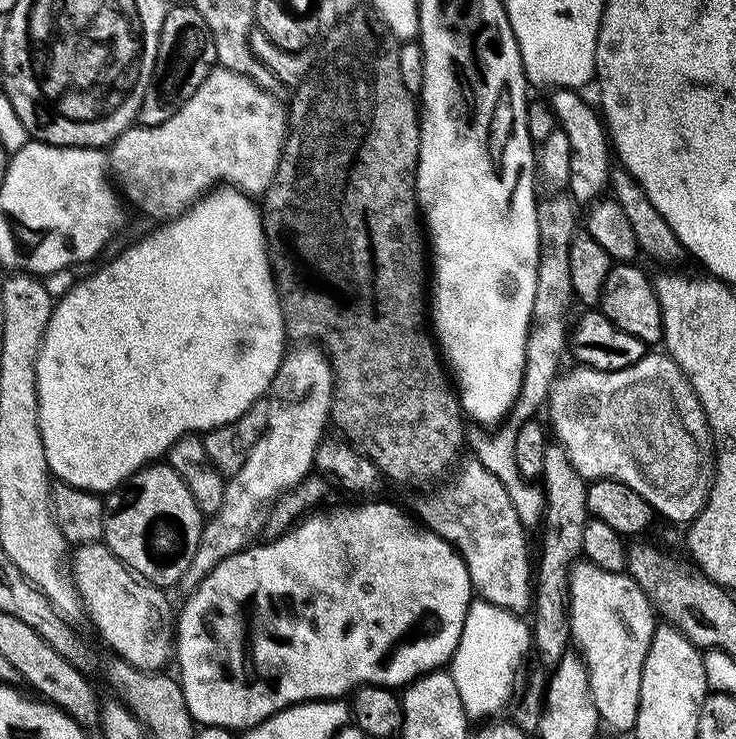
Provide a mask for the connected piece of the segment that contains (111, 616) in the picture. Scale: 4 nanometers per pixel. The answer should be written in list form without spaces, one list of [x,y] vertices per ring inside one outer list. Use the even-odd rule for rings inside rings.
[[[103,542],[79,545],[71,553],[70,571],[83,611],[119,659],[144,672],[169,667],[174,656],[174,620],[168,617],[165,589],[139,579]]]

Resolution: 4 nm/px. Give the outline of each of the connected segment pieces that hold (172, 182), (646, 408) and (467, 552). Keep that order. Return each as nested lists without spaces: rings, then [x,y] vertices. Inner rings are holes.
[[[219,66],[213,68],[190,102],[186,102],[174,118],[162,122],[162,126],[133,126],[112,141],[110,172],[115,187],[129,205],[132,203],[138,211],[153,216],[156,222],[176,219],[200,197],[207,196],[220,185],[238,188],[244,195],[253,198],[263,197],[278,170],[278,162],[284,152],[284,138],[288,134],[285,105],[280,105],[272,96],[275,95],[261,88],[249,76]]]
[[[656,350],[649,351],[634,366],[626,366],[622,370],[613,372],[603,372],[597,368],[586,368],[583,366],[572,366],[572,369],[561,371],[552,383],[552,389],[548,395],[546,413],[548,412],[547,423],[550,425],[550,432],[553,437],[564,447],[574,470],[584,477],[585,481],[594,480],[617,480],[630,490],[642,494],[646,502],[651,506],[653,513],[665,516],[668,520],[673,520],[676,524],[687,526],[692,523],[692,519],[704,509],[704,503],[708,501],[708,492],[712,489],[712,477],[714,475],[714,445],[712,443],[712,429],[708,427],[708,419],[702,410],[702,402],[694,394],[690,382],[682,374],[682,370],[672,361],[671,356],[661,354]]]
[[[474,458],[466,460],[455,469],[456,477],[449,484],[442,485],[421,502],[419,519],[460,553],[470,574],[473,593],[479,599],[508,612],[527,613],[534,604],[534,574],[530,562],[528,566],[524,523],[518,518],[518,510],[514,510],[514,502],[510,502],[510,494],[506,494],[502,482],[482,462]]]

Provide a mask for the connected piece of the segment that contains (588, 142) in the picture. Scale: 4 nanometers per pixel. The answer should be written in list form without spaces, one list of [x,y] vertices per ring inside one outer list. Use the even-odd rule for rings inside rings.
[[[557,88],[551,93],[550,103],[558,128],[565,131],[570,140],[570,174],[567,191],[577,205],[587,206],[605,195],[609,187],[608,175],[612,173],[614,160],[610,155],[610,138],[606,133],[601,113],[593,105],[592,109],[580,96],[583,95],[579,91]]]

